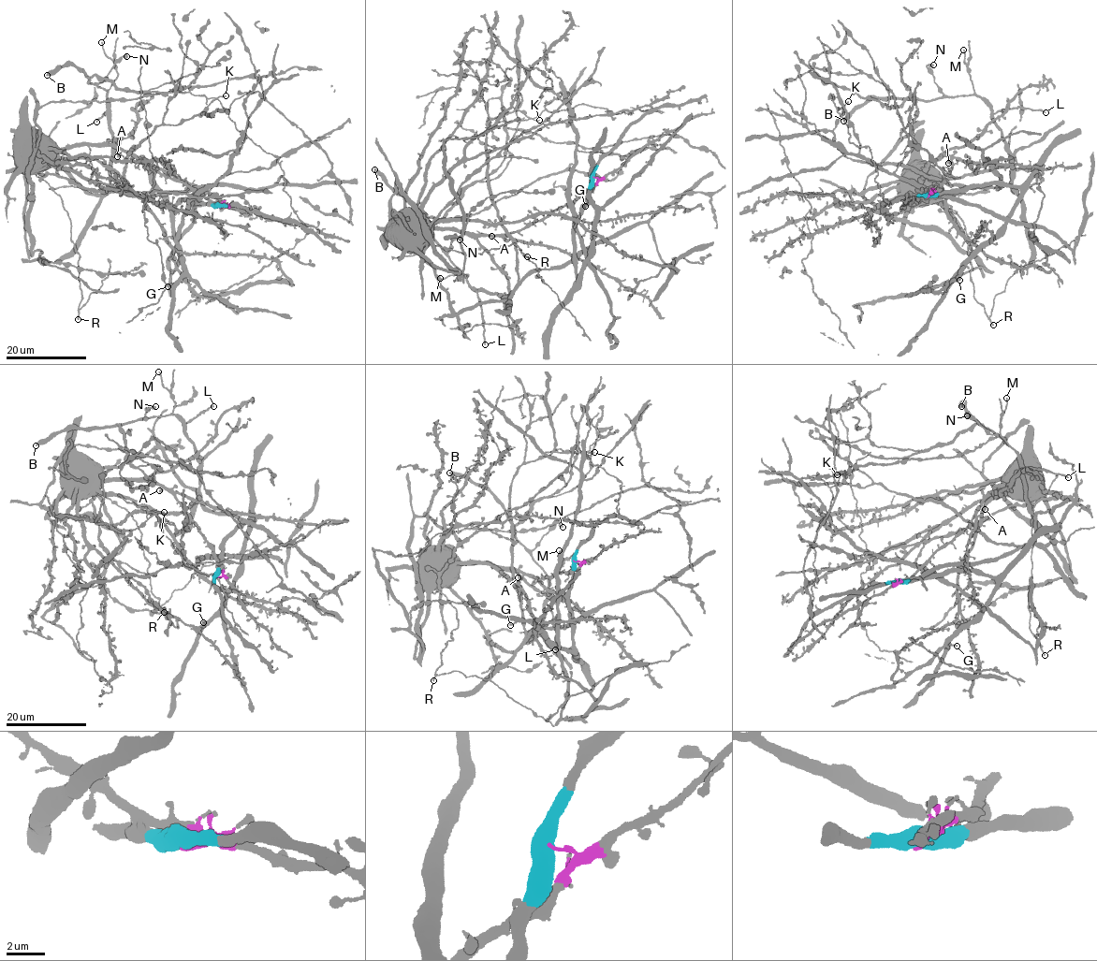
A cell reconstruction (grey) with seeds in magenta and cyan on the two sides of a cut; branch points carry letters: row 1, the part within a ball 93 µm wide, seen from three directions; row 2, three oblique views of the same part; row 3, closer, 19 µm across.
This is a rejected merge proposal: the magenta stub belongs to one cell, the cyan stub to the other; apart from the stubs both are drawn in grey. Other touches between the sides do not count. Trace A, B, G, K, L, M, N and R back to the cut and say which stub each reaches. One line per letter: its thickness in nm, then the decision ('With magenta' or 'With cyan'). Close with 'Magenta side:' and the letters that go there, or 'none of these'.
A: Thickness 550 nm. With magenta
B: Thickness 440 nm. With cyan
G: Thickness 240 nm. With cyan
K: Thickness 130 nm. With cyan
L: Thickness 240 nm. With cyan
M: Thickness 170 nm. With cyan
N: Thickness 500 nm. With cyan
R: Thickness 200 nm. With magenta
Magenta side: A, R

